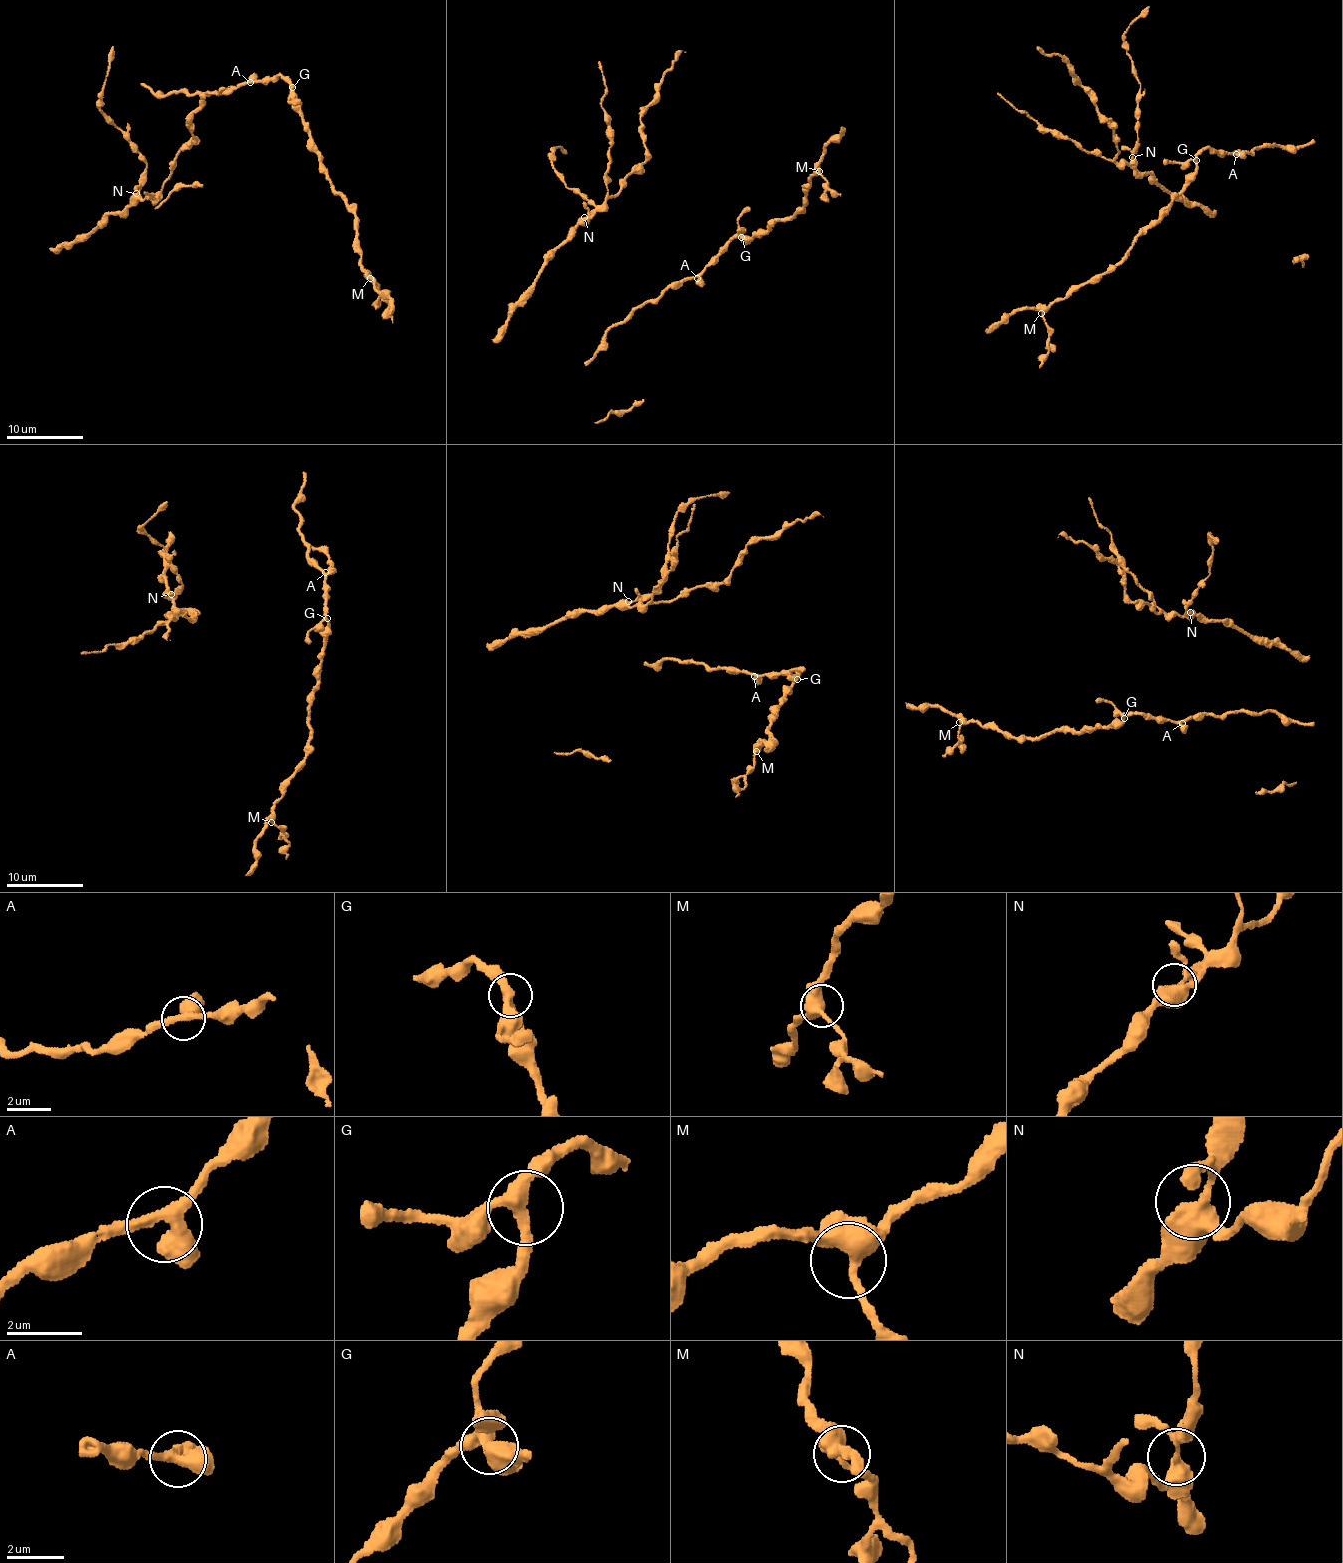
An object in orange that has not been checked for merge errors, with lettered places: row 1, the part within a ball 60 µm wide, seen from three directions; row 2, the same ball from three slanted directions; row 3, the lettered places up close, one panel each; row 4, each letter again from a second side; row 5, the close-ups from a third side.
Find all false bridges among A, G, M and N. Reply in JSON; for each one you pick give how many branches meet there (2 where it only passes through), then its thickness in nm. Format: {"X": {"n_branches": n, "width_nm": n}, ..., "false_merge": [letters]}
{"false_merge": []}

